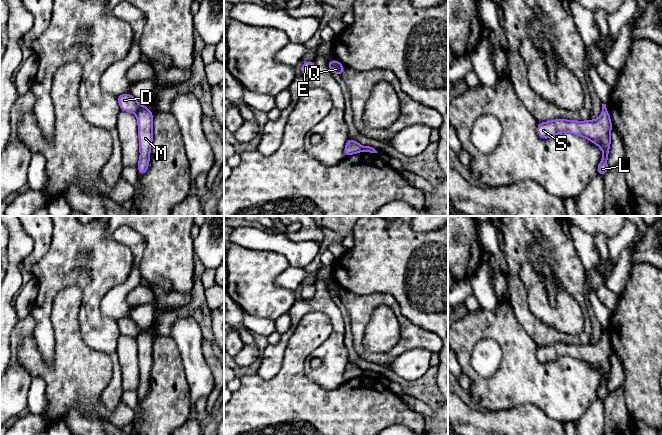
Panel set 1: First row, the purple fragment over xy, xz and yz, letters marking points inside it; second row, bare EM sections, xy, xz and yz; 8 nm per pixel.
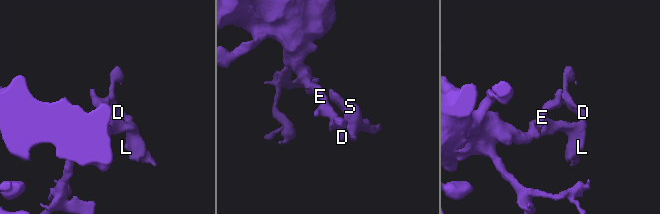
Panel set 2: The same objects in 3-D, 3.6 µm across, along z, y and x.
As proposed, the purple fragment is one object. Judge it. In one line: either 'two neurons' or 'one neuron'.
two neurons

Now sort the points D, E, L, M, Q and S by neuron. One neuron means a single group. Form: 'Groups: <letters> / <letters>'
Groups: D E / L M Q S

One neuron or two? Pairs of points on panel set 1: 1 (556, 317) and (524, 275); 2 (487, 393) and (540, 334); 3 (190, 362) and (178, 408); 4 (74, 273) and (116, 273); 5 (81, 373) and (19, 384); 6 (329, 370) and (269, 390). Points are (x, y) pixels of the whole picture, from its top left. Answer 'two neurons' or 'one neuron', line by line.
1: one neuron
2: two neurons
3: two neurons
4: one neuron
5: two neurons
6: two neurons

